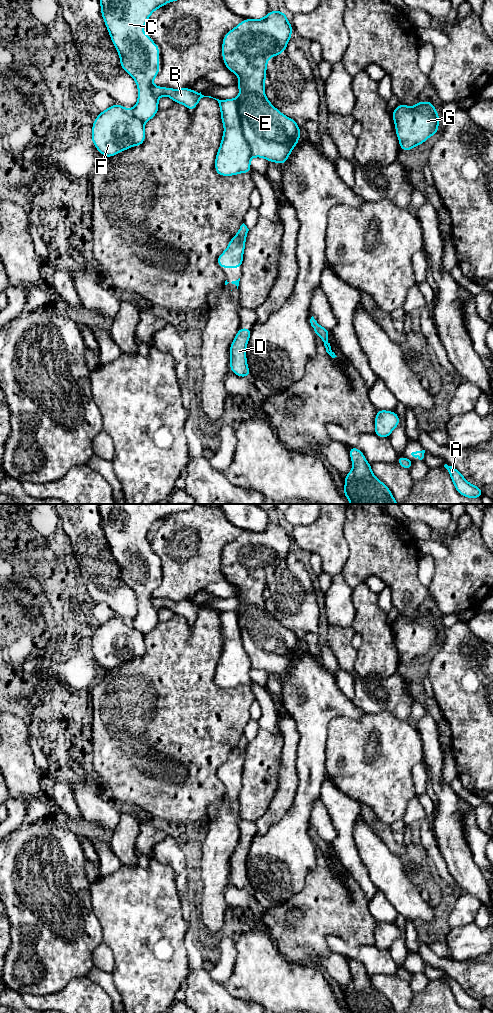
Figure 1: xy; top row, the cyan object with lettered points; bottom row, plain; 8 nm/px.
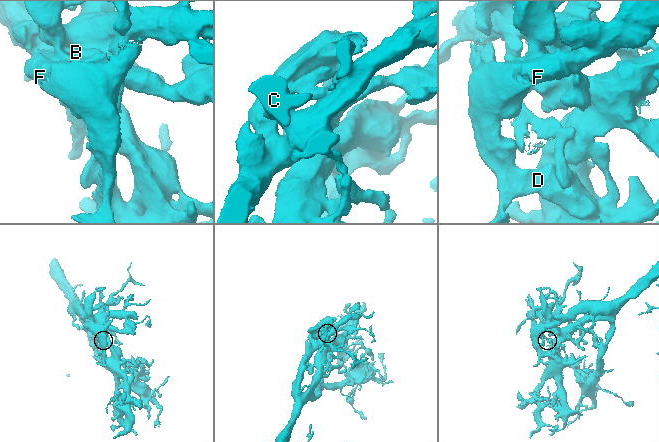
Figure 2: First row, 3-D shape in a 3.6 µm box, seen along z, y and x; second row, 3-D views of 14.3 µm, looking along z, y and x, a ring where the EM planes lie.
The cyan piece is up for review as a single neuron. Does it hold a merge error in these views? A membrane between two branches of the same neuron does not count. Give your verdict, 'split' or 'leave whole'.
split

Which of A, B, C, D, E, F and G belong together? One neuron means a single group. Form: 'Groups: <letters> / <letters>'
Groups: A C D E F G / B

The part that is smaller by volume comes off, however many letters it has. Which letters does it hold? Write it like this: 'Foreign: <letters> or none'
Foreign: B

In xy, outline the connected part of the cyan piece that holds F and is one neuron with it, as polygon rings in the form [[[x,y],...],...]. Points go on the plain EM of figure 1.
[[[99,504],[101,527],[110,550],[119,566],[121,580],[132,588],[138,600],[138,612],[132,621],[114,616],[99,625],[92,636],[92,654],[106,670],[117,667],[145,654],[144,636],[159,623],[158,610],[152,603],[152,594],[159,583],[159,558],[144,547],[143,539],[150,527],[171,513],[190,510],[198,504]]]

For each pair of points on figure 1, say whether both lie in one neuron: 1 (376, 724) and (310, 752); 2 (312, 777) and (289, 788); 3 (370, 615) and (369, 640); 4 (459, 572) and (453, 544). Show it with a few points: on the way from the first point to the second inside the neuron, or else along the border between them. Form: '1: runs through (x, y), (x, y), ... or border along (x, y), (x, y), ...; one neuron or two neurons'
1: border along (330, 722), (325, 749), (326, 769); two neurons
2: border along (296, 761), (297, 792), (291, 806); two neurons
3: runs through (370, 621), (370, 634); one neuron
4: runs through (459, 565), (459, 551); one neuron

